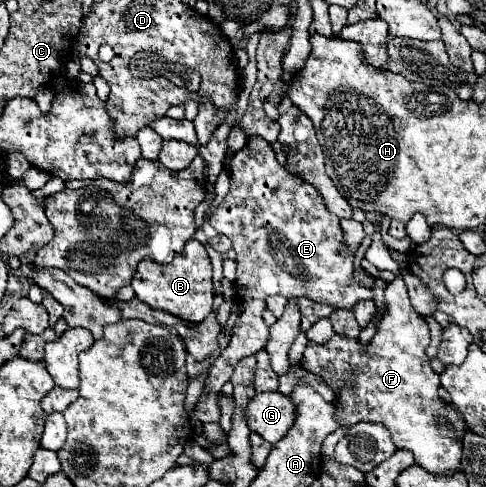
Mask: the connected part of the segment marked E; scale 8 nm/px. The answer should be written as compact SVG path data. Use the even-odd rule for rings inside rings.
M248 137L244 149L230 161L230 191L210 217L210 225L232 241L236 251L236 291L240 315L232 327L230 345L210 367L206 391L220 391L238 361L266 347L268 329L262 319L266 297L308 297L334 309L354 309L358 301L374 299L372 289L354 281L354 255L344 245L338 217L322 203L320 193L288 173L262 137Z

